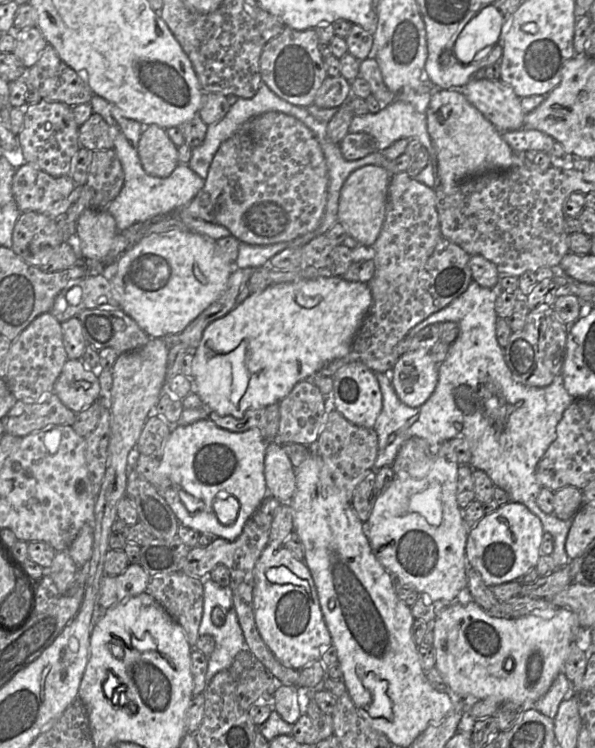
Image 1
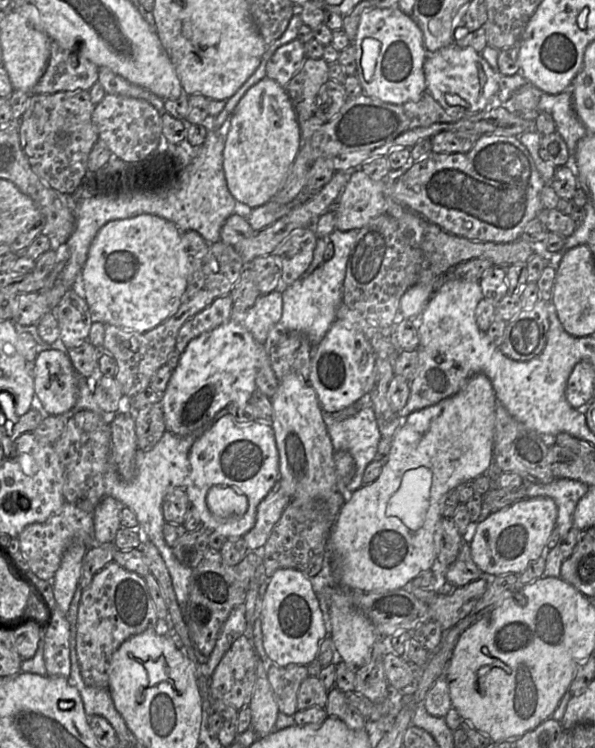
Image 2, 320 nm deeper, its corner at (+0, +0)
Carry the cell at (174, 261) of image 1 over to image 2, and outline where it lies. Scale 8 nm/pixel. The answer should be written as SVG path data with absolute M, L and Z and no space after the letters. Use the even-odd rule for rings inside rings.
M142 214L101 227L72 289L86 301L99 322L145 333L178 311L189 275L190 257L182 244L182 232L171 221Z

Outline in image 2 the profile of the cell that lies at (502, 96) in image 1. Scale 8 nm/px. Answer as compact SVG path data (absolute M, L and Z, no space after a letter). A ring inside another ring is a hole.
M455 43L428 53L423 66L427 91L450 113L479 113L487 110L496 100L499 91L498 71L471 47L460 47Z

